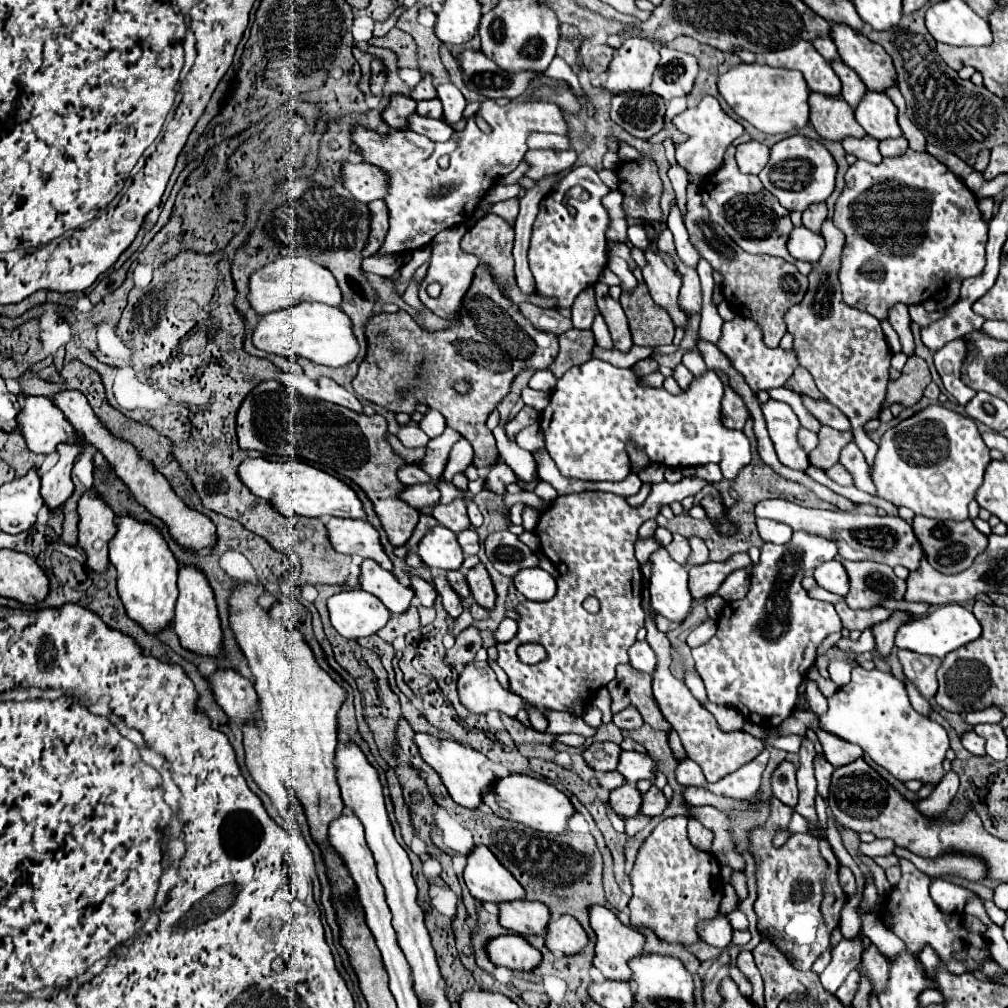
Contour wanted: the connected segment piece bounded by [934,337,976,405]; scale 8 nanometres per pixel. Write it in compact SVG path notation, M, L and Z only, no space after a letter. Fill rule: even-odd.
M954 339L950 343L946 343L942 349L936 351L934 355L934 365L944 381L944 387L950 395L954 395L954 399L960 405L966 405L976 391L972 391L970 387L966 387L960 379L960 369L964 365L964 359L968 357L970 349L968 349L968 341L966 339Z

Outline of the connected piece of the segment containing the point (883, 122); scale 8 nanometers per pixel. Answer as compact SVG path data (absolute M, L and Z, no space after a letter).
M868 91L854 113L856 113L856 121L862 125L862 129L878 141L902 135L902 129L896 119L898 109L886 93Z

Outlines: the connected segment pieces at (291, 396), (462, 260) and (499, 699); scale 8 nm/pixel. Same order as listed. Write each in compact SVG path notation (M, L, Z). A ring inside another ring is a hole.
M278 381L260 383L242 401L238 411L238 445L242 449L256 449L264 455L278 455L286 461L294 461L298 443L300 459L318 461L320 465L350 477L366 491L390 543L398 547L410 539L418 523L418 509L398 497L398 493L406 489L406 485L398 479L398 469L404 467L406 461L392 449L386 435L388 423L382 415L368 417L328 401L308 399Z
M456 225L456 227L448 227L438 233L431 241L432 259L430 259L430 269L428 269L428 275L424 277L424 281L420 283L420 301L432 309L438 317L442 319L452 319L458 309L460 309L460 303L462 303L462 297L464 293L468 291L470 283L472 283L472 277L474 277L474 269L478 267L480 259L476 255L470 255L470 253L464 253L460 249L460 239L462 235L466 233L466 227L464 225ZM430 283L440 283L442 285L442 293L438 297L430 297L426 293L426 287Z
M474 661L468 663L468 667L462 667L458 677L458 693L462 705L474 713L488 713L494 709L516 717L516 713L524 709L532 727L542 731L544 717L536 711L536 707L528 707L528 703L524 703L518 695L504 691L488 661Z

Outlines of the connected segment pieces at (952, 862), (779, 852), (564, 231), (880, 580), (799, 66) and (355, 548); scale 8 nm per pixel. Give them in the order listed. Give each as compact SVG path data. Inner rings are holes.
M896 847L894 855L912 861L920 871L924 871L932 879L942 877L942 875L958 875L958 877L964 877L970 881L980 881L986 877L984 865L978 859L968 857L968 855L950 853L950 855L942 855L938 859L924 859L924 857L918 857L904 847Z
M776 797L768 801L768 819L764 825L754 827L748 833L750 849L756 859L756 903L754 911L758 915L758 931L770 935L772 941L784 949L788 959L796 969L808 971L814 961L830 949L830 929L826 927L820 903L824 889L839 884L839 862L826 839L818 839L804 833L792 833L782 847L774 847L772 839L780 831L788 829L794 809L786 803L780 803Z
M574 167L540 203L540 213L534 221L532 229L532 243L528 251L530 271L536 279L536 293L542 297L554 297L556 309L572 307L574 297L588 285L598 281L598 275L606 267L608 259L608 245L606 245L606 231L610 223L610 215L602 205L604 195L610 189L600 181L598 173L592 167ZM574 185L580 185L590 191L588 209L580 209L574 217L568 215L562 199L566 191Z
M840 559L842 565L848 571L850 577L850 593L846 595L846 603L850 609L874 609L878 603L886 599L894 601L904 601L904 591L906 591L906 581L898 579L888 565L880 565L874 561L844 561Z
M798 41L788 49L766 53L766 63L770 67L796 69L804 75L810 91L824 95L840 95L840 79L830 67L830 63L814 49L808 41Z
M330 517L326 527L336 551L346 555L360 555L364 559L374 559L388 571L394 569L394 563L390 561L380 543L380 533L368 521Z

